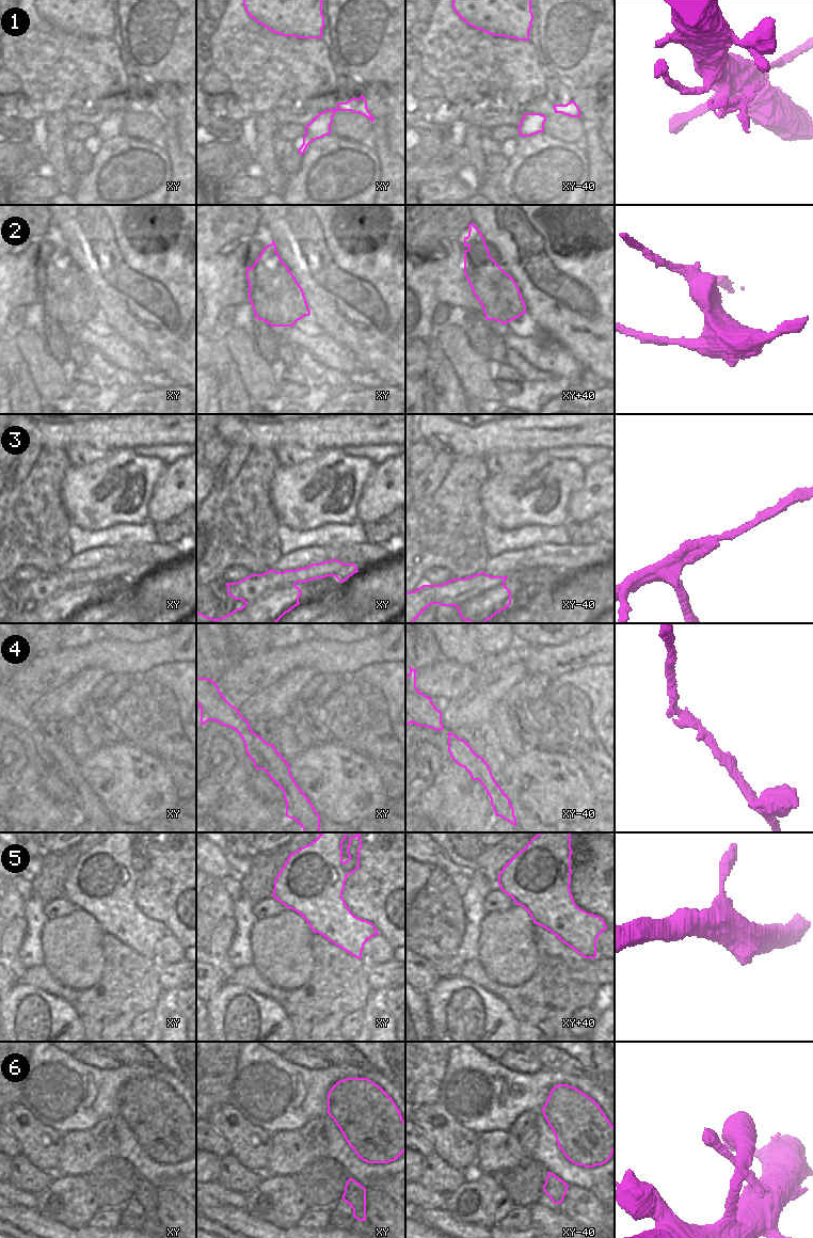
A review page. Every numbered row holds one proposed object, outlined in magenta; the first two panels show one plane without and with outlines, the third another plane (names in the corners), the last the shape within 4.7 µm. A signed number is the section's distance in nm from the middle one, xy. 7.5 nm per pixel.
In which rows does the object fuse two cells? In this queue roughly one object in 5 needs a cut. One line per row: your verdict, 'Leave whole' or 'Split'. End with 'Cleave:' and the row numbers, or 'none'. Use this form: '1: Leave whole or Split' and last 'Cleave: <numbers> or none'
1: Leave whole
2: Split
3: Leave whole
4: Leave whole
5: Leave whole
6: Leave whole
Cleave: 2.

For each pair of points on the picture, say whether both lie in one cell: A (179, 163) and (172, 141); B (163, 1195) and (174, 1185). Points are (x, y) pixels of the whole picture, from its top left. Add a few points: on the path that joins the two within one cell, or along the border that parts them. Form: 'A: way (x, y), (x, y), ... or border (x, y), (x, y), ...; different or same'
A: way (178, 158), (172, 146); same
B: border (159, 1188), (172, 1190), (185, 1202); different

